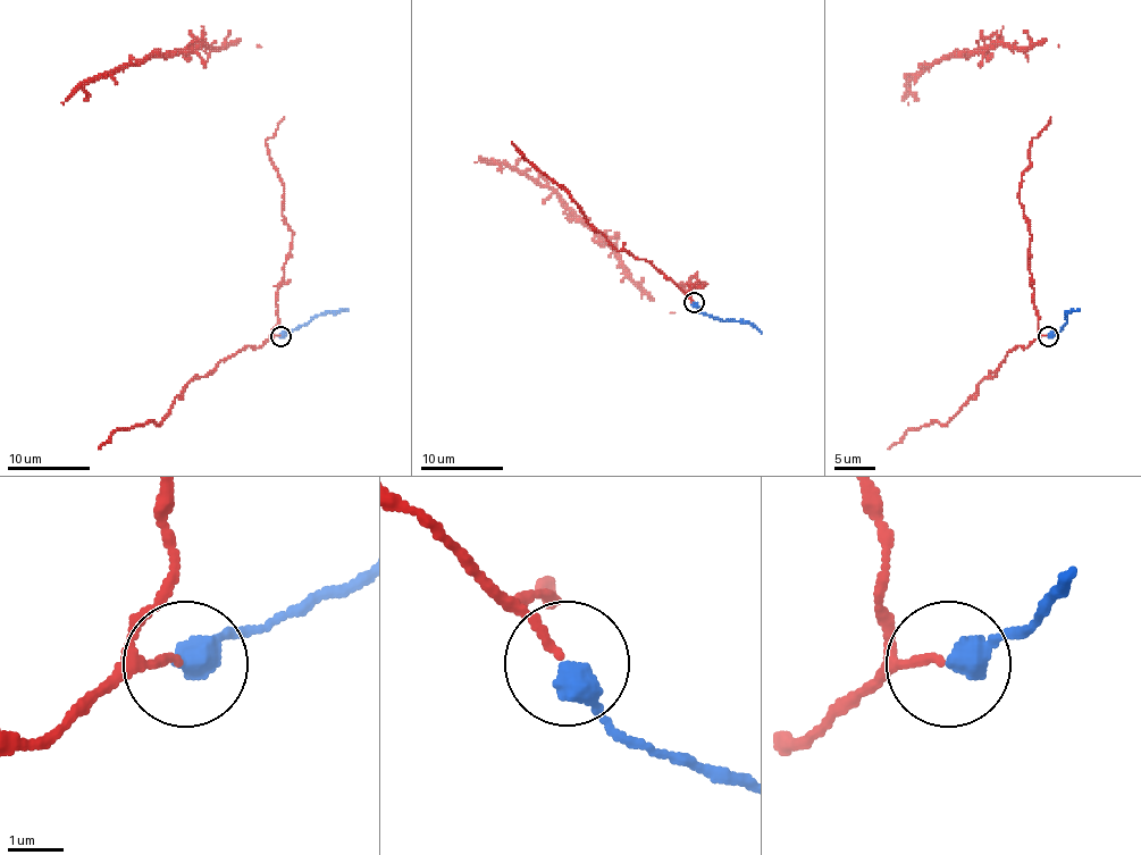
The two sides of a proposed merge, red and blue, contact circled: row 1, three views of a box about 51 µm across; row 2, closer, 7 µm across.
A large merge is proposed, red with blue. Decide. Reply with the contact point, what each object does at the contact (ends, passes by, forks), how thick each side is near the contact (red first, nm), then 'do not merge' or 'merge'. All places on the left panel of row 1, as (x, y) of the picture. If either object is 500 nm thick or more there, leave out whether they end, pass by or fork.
place (280, 336); red ends; blue ends; calibres 130 and 480 nm; merge

